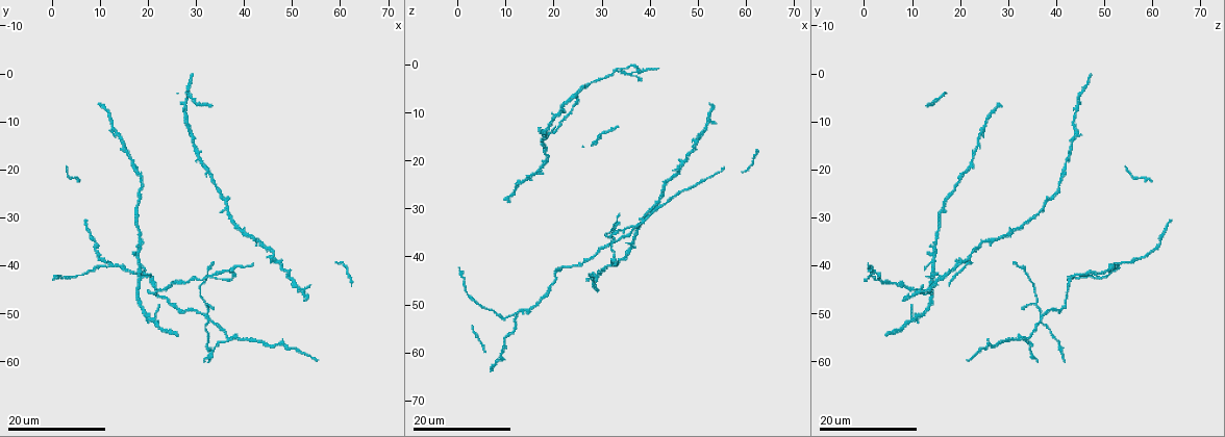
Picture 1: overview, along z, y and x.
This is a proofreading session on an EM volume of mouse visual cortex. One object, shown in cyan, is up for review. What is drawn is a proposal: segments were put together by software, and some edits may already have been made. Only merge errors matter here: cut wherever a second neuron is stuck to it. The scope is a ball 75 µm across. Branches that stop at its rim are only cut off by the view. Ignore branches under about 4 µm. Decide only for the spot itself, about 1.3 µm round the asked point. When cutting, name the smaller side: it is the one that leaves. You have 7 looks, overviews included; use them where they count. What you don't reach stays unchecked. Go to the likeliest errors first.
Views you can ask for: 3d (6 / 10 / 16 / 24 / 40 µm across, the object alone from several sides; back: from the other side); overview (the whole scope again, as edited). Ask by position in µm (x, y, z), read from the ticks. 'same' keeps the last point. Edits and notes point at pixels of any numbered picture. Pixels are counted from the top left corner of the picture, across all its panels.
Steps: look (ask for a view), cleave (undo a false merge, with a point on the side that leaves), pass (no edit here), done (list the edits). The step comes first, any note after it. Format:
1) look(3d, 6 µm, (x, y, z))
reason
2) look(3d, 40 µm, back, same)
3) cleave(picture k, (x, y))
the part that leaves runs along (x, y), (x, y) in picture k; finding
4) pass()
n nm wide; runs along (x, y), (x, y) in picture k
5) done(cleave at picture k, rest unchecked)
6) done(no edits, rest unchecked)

look(3d, 16 µm, (12.0, 40.0, 52.5))
thin arm on a thick one

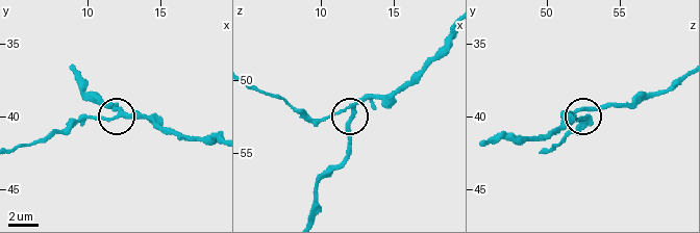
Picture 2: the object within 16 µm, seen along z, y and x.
look(3d, 6 µm, (12.2, 39.6, 52.0))

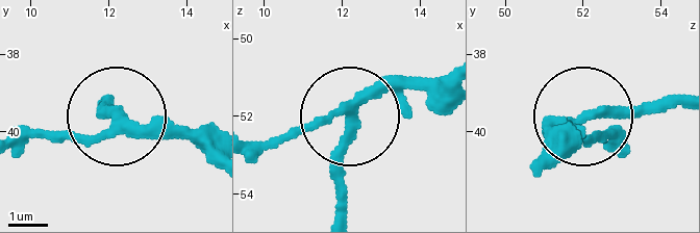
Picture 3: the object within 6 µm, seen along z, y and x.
pass()
250 nm wide; all the same neuron

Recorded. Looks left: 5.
look(3d, 24 µm, (37.0, 55.0, 33.5))
a fork

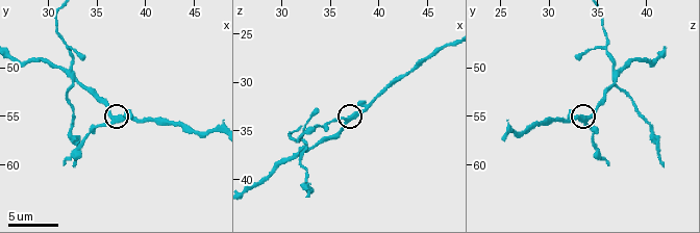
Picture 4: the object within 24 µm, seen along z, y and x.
look(3d, 6 µm, (36.8, 55.4, 33.6))
closer look

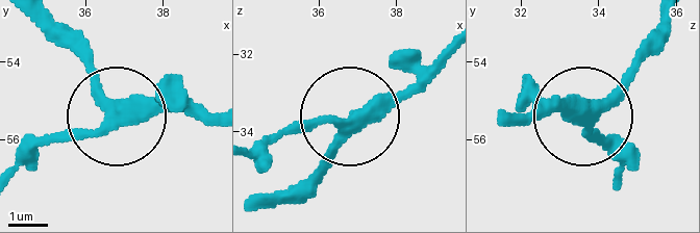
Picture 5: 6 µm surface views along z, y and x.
pass()
side arm 8 µm; runs along (268, 206), (347, 124), (271, 133) in picture 5; one neuron here

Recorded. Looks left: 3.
look(3d, 16 µm, (32.2, 50.8, 37.2))
three-way junction

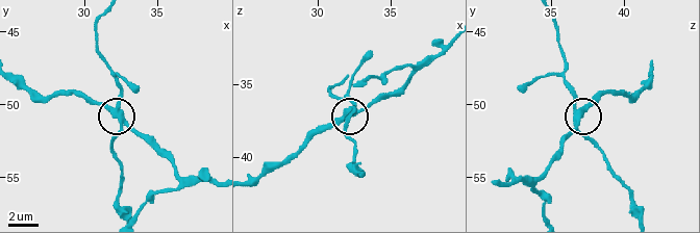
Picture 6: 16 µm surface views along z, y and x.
look(3d, 6 µm, (32.2, 50.4, 37.0))

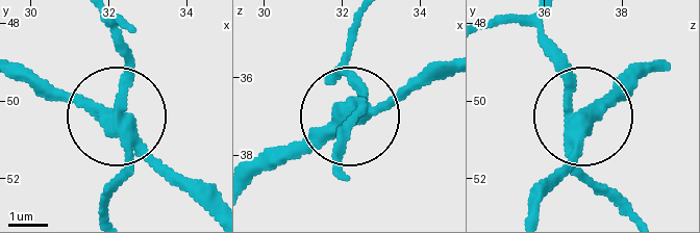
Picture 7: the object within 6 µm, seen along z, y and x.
cleave(picture 7, (131, 75))
side arm 32 µm; the part that leaves runs along (123, 134), (123, 57), (103, 18) in picture 7; two neurons meet here

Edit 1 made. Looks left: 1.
done(cleave at picture 7, rest unchecked)

